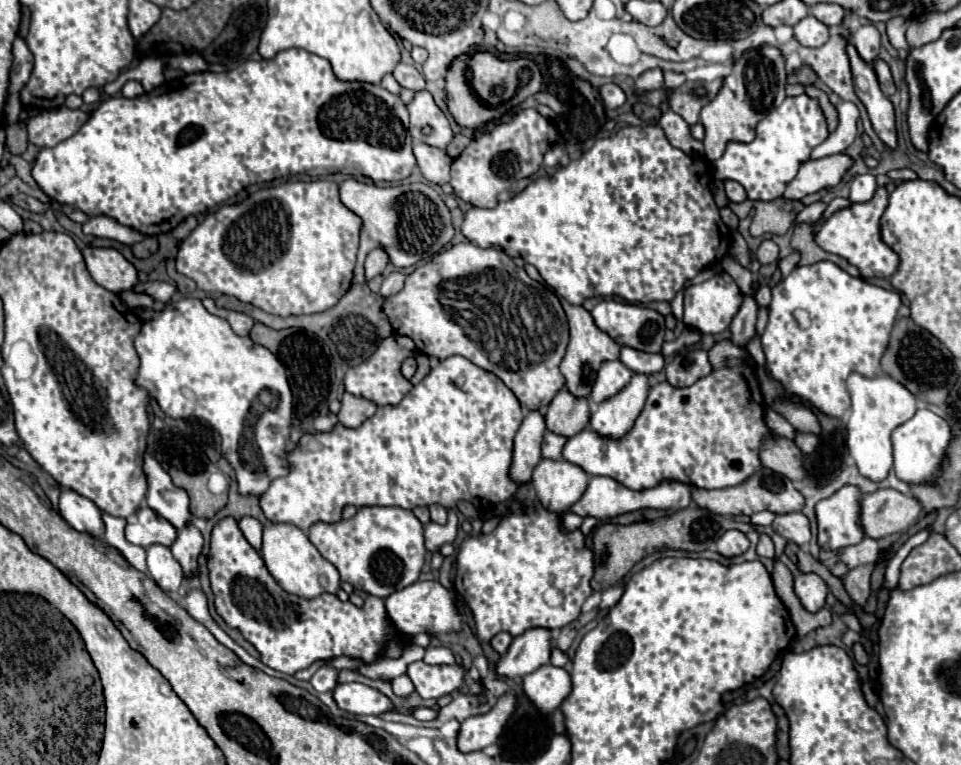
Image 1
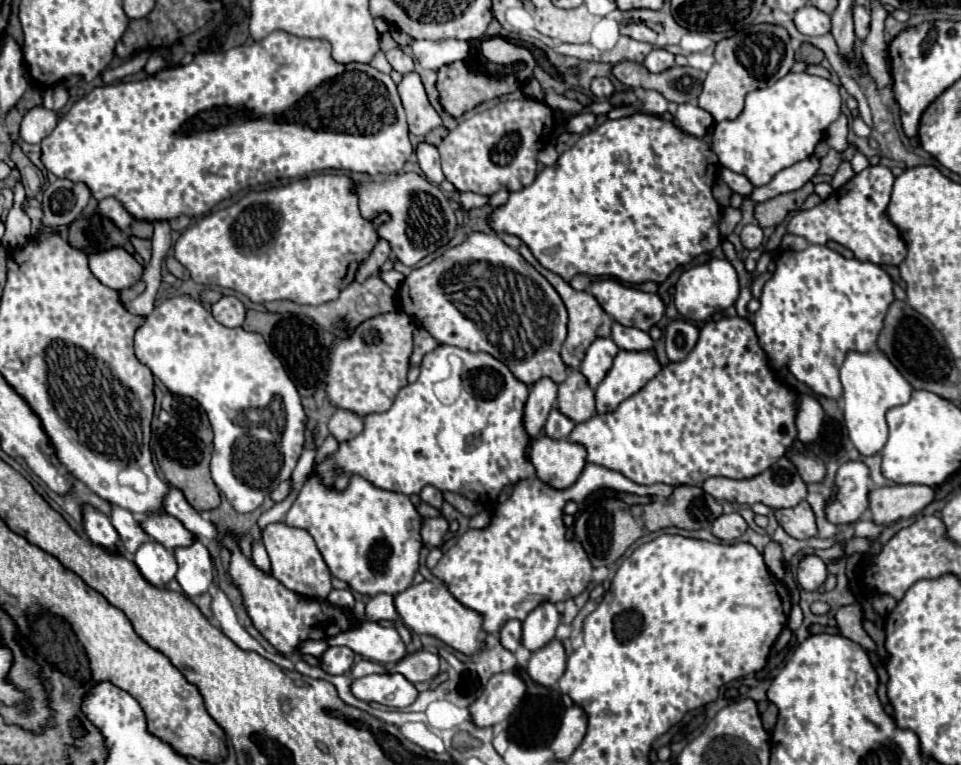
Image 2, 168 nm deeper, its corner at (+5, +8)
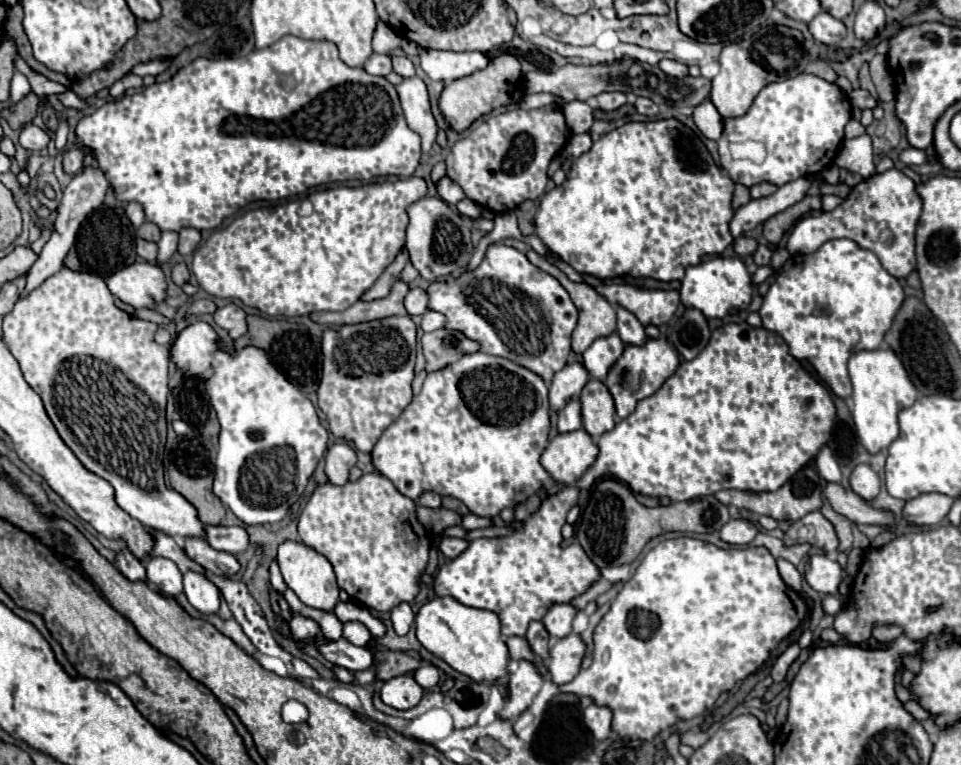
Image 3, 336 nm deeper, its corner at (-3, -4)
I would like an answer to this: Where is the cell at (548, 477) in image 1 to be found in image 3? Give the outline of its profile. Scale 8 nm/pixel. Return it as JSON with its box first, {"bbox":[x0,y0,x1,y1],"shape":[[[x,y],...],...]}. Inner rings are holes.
{"bbox":[540,429,598,485],"shape":[[[576,429],[558,433],[542,453],[540,463],[556,481],[570,485],[582,477],[582,473],[596,461],[596,457],[598,447],[592,437],[584,429]]]}

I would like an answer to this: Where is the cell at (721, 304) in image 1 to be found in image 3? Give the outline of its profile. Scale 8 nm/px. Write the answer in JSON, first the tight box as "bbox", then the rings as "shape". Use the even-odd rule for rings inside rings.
{"bbox":[680,257,754,317],"shape":[[[710,257],[698,265],[690,265],[686,269],[686,277],[682,279],[680,299],[694,309],[702,309],[706,317],[726,317],[730,309],[746,309],[750,305],[754,291],[752,275],[748,273],[746,265],[738,257]]]}

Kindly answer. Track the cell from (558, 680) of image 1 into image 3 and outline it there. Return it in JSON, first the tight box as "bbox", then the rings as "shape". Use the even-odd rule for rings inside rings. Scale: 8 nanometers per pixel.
{"bbox":[548,633,586,685],"shape":[[[576,633],[552,641],[550,667],[548,667],[552,681],[556,685],[564,685],[572,681],[580,671],[580,663],[584,655],[586,655],[586,643]]]}

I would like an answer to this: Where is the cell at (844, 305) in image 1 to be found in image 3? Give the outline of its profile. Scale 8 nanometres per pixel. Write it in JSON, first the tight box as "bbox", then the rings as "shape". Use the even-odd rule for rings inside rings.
{"bbox":[758,239,904,399],"shape":[[[832,239],[810,255],[792,255],[776,275],[776,281],[762,301],[764,309],[760,307],[758,313],[764,327],[768,331],[776,331],[786,341],[792,357],[796,357],[798,361],[810,361],[818,377],[832,389],[832,393],[846,399],[852,393],[852,383],[846,369],[850,355],[862,349],[880,347],[884,333],[886,329],[890,329],[894,313],[900,309],[902,301],[904,291],[900,287],[900,281],[880,265],[878,257],[872,251],[860,249],[860,245],[852,239]],[[810,315],[820,315],[826,319],[826,323],[810,323]]]}

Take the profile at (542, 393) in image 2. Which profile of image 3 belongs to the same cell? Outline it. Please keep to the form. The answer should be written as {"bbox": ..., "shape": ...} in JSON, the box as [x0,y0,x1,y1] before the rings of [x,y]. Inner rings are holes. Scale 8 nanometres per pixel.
{"bbox":[550,361,590,411],"shape":[[[578,361],[562,367],[550,383],[550,407],[560,411],[568,401],[572,401],[574,397],[580,397],[588,379],[590,379],[590,373]]]}

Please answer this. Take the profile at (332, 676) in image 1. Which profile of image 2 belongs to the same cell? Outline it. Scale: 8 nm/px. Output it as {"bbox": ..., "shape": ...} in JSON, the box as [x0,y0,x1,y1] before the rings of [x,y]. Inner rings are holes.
{"bbox":[320,647,354,675],"shape":[[[328,647],[322,655],[320,669],[324,669],[330,675],[344,675],[350,671],[354,663],[354,653],[346,647]]]}

